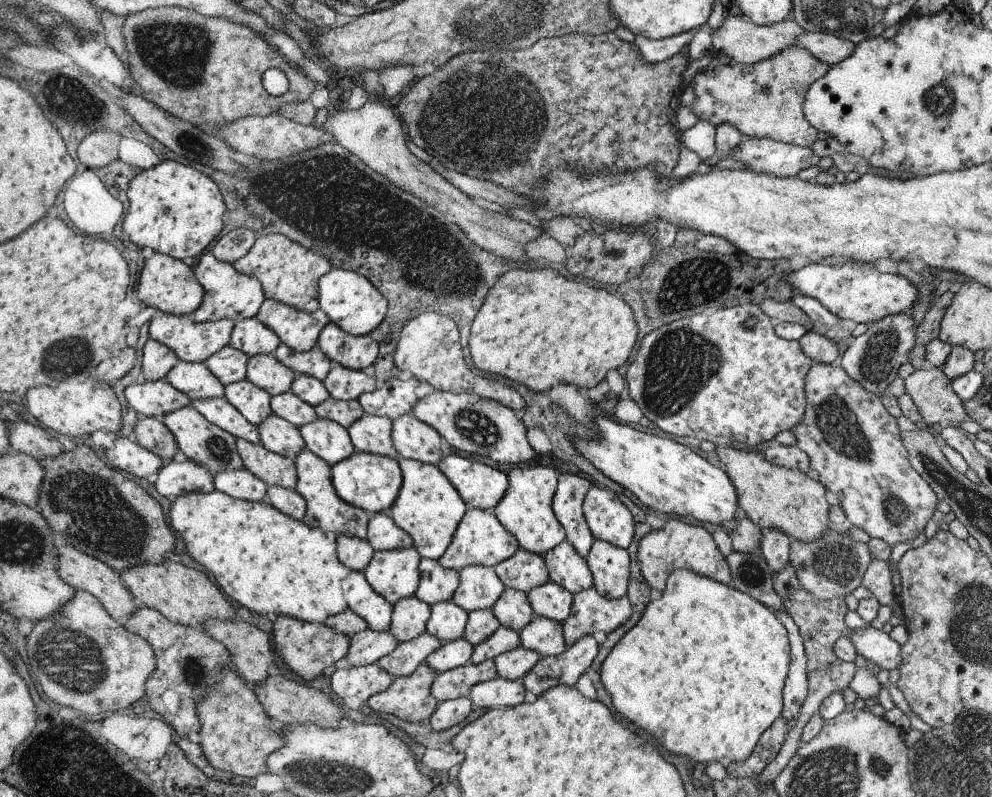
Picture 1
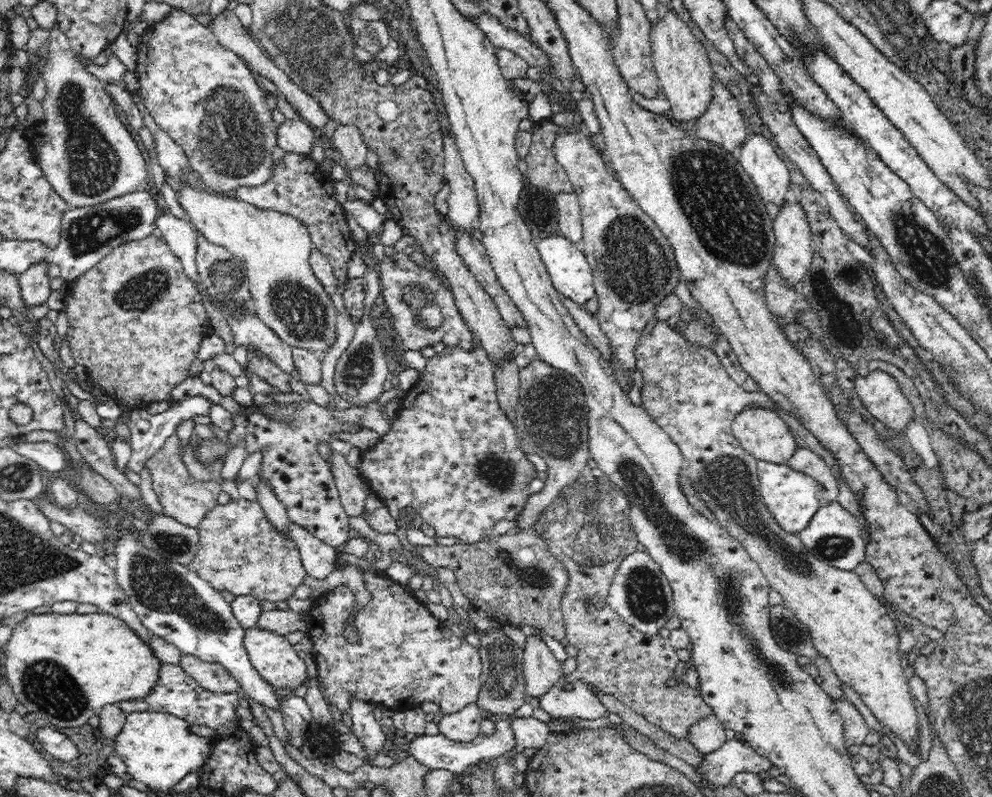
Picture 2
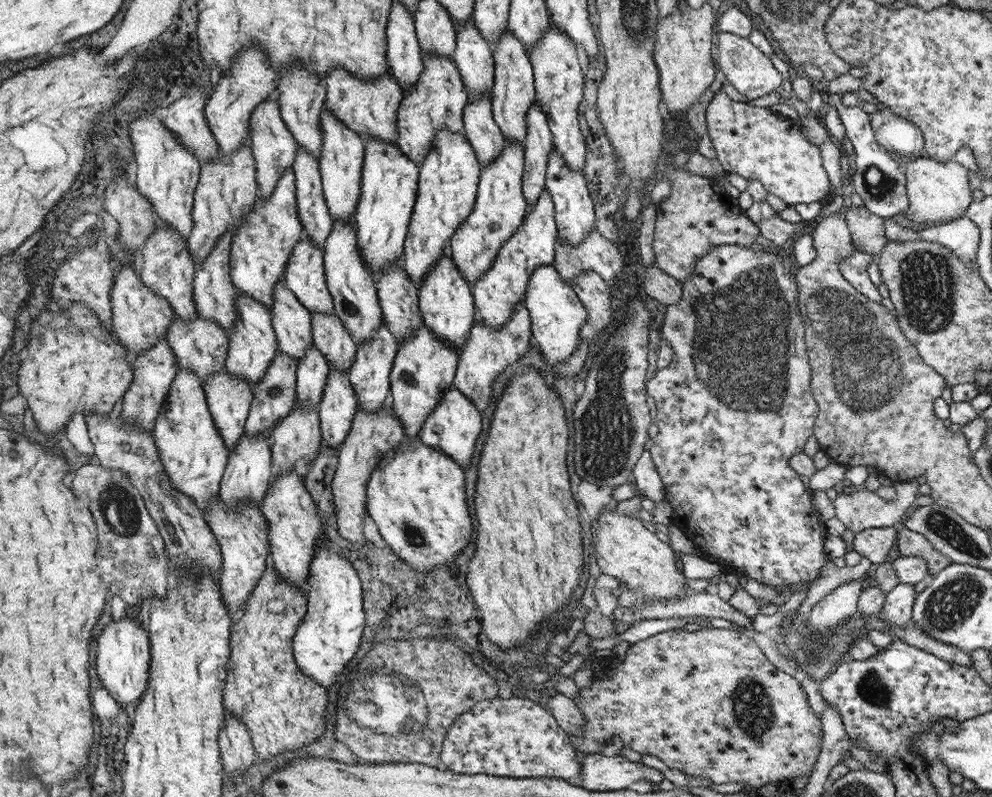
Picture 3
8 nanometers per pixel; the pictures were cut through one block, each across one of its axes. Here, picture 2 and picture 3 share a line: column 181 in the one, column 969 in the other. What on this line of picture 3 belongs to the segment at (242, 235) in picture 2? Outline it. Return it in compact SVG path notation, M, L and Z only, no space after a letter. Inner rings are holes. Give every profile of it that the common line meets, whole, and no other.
M927 156L909 158L909 162L905 164L905 188L909 196L909 208L905 210L905 218L907 222L911 222L911 230L937 226L963 216L973 200L967 182L969 174L965 172L965 168L951 160L935 162L933 158Z

